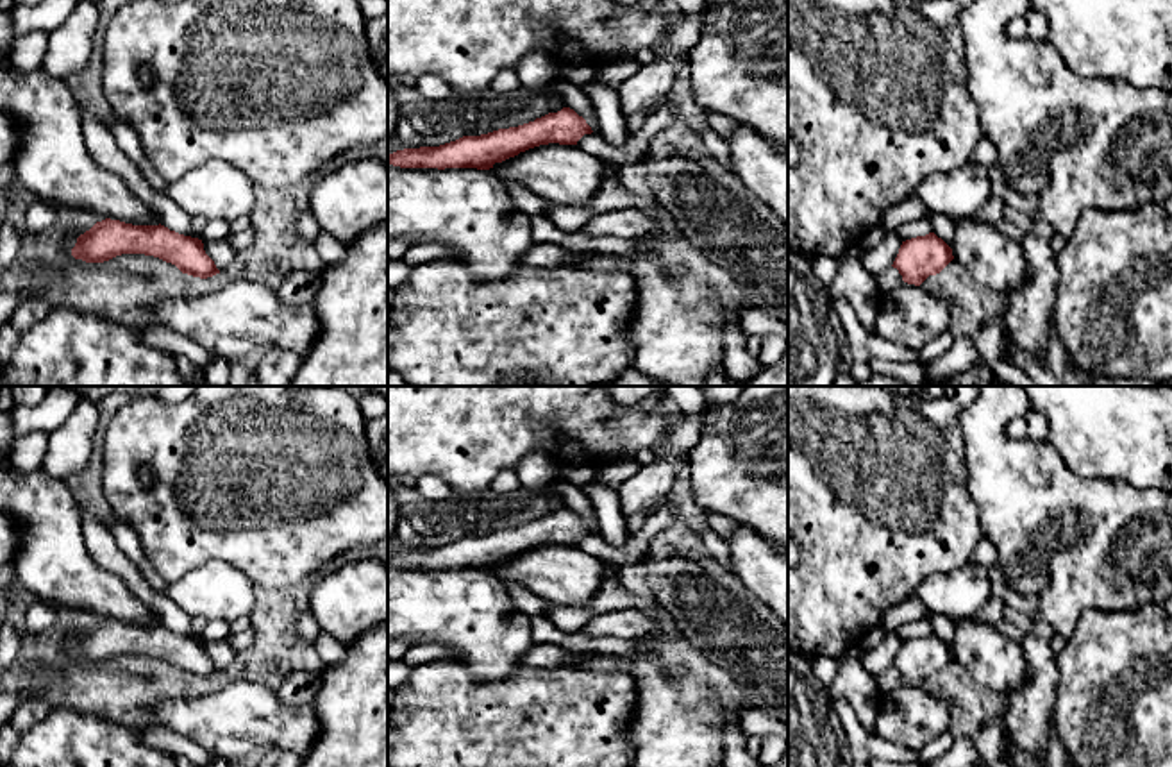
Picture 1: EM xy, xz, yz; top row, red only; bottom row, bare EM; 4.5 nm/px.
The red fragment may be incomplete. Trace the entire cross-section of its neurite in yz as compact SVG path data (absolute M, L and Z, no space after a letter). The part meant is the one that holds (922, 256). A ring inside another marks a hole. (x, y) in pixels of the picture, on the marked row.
M929 213L933 231L902 241L893 268L902 281L920 286L929 275L940 274L952 259L954 220L942 213Z

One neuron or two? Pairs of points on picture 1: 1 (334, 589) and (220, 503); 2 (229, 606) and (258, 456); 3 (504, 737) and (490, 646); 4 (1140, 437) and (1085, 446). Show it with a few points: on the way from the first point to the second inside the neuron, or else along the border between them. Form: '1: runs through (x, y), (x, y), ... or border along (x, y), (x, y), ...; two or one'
1: border along (320, 573), (313, 578); two
2: border along (193, 569), (209, 562), (229, 562), (256, 587); two
3: border along (458, 660), (479, 682), (502, 680), (520, 664); two
4: runs through (1126, 437), (1099, 437); one

